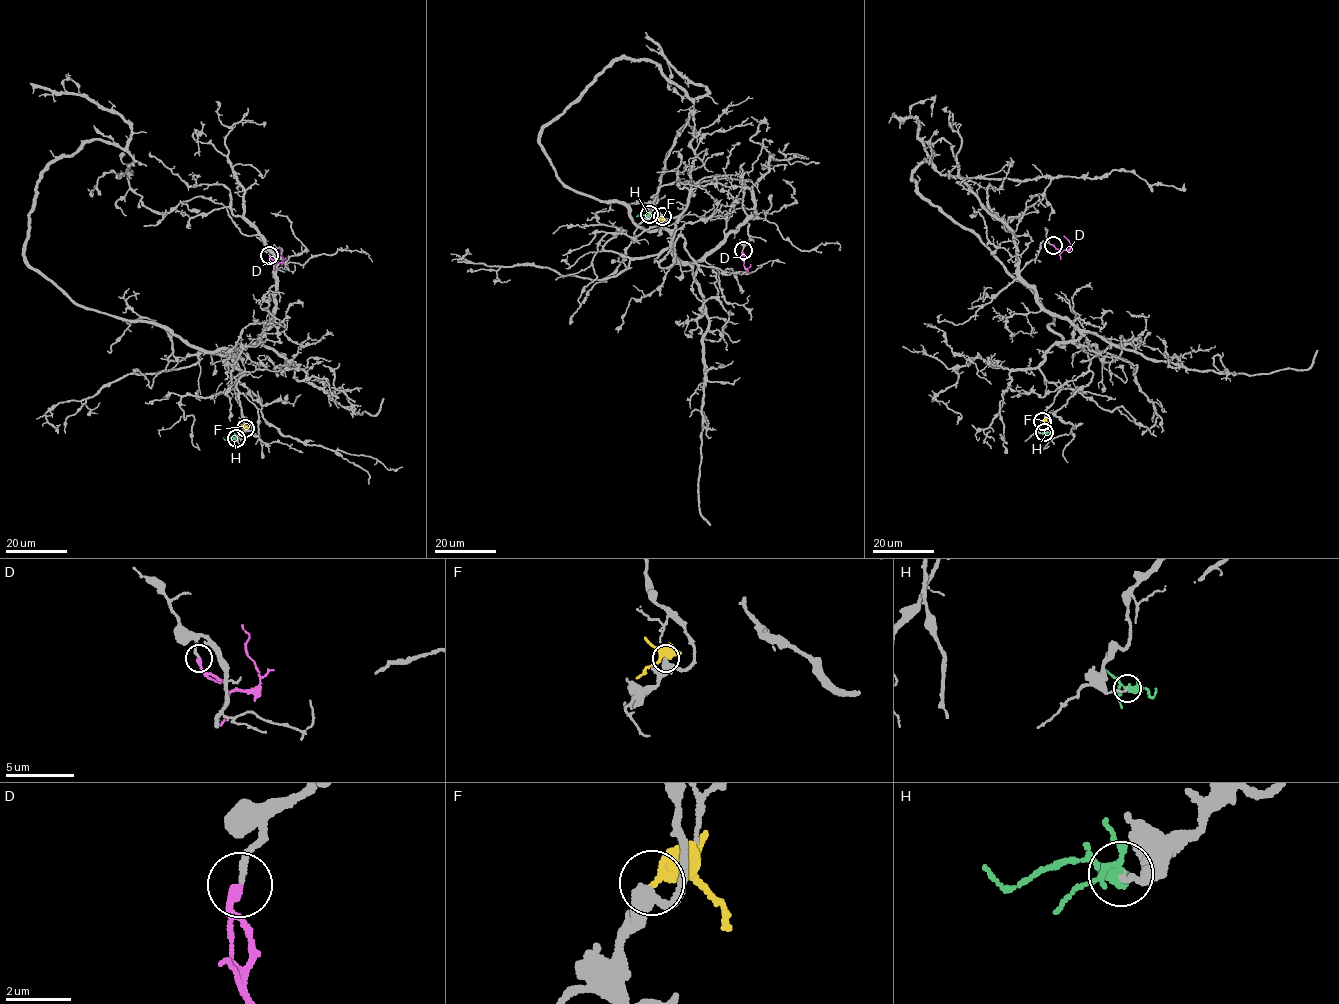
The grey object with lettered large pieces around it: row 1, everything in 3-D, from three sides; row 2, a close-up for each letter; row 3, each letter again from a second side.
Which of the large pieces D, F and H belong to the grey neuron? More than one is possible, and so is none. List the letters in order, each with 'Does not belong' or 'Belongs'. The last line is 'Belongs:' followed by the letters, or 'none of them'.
D: Belongs
F: Does not belong
H: Does not belong
Belongs: D

